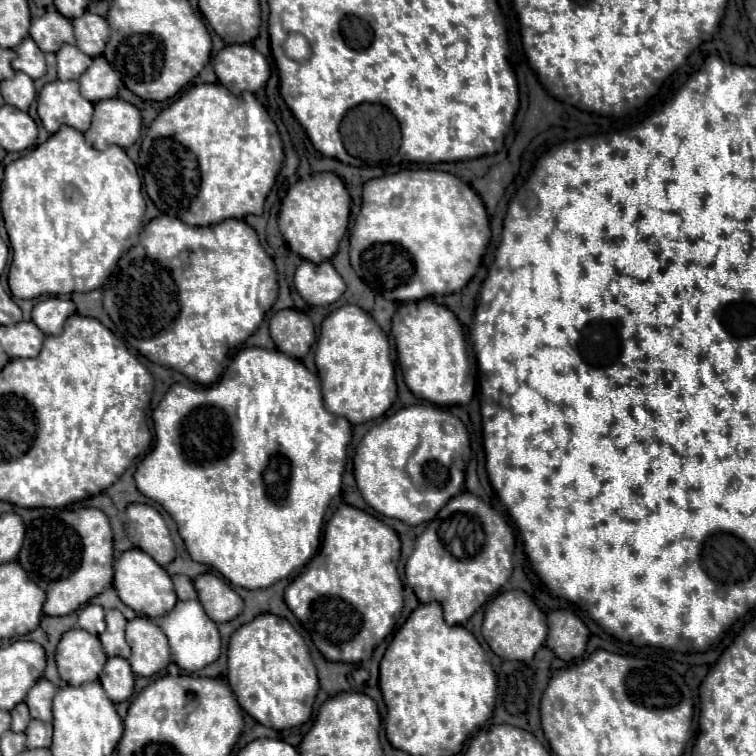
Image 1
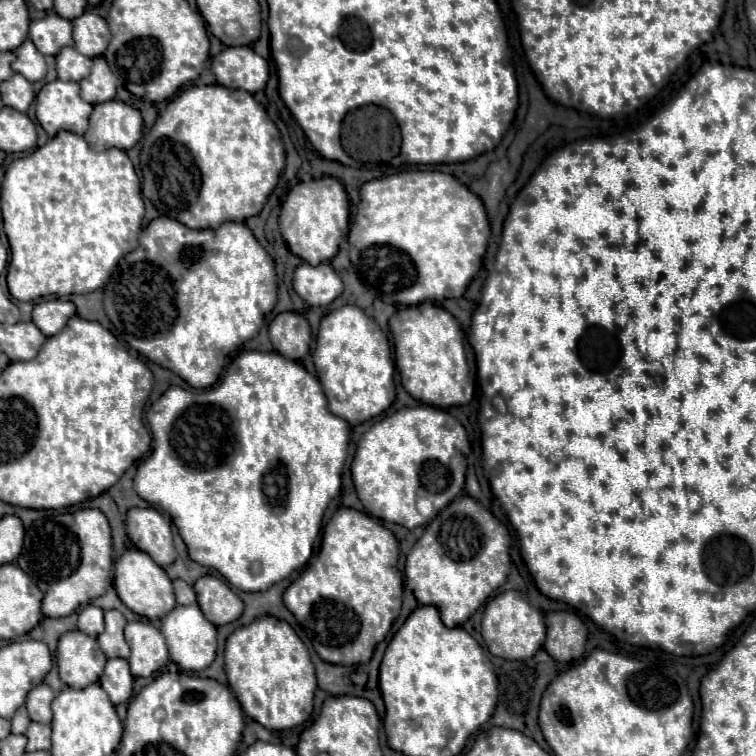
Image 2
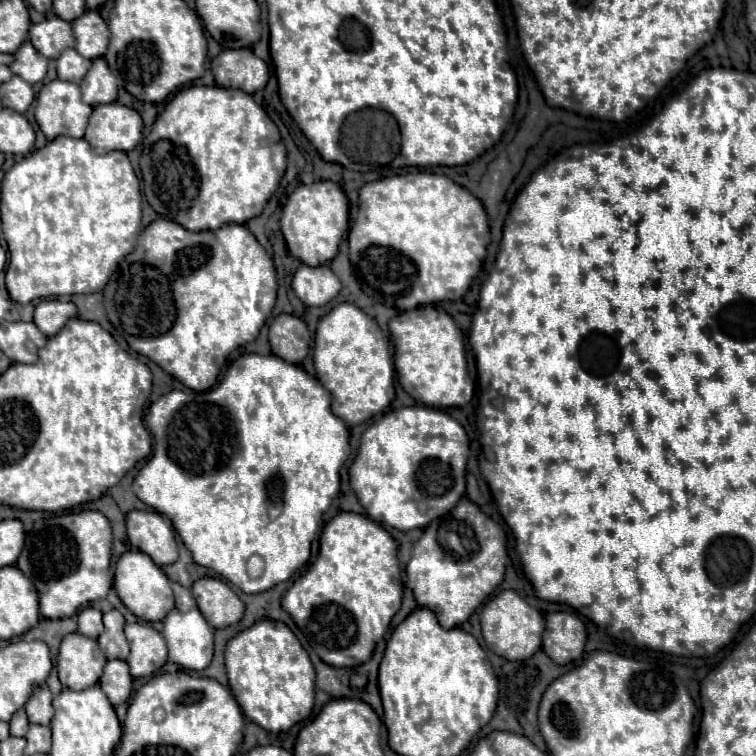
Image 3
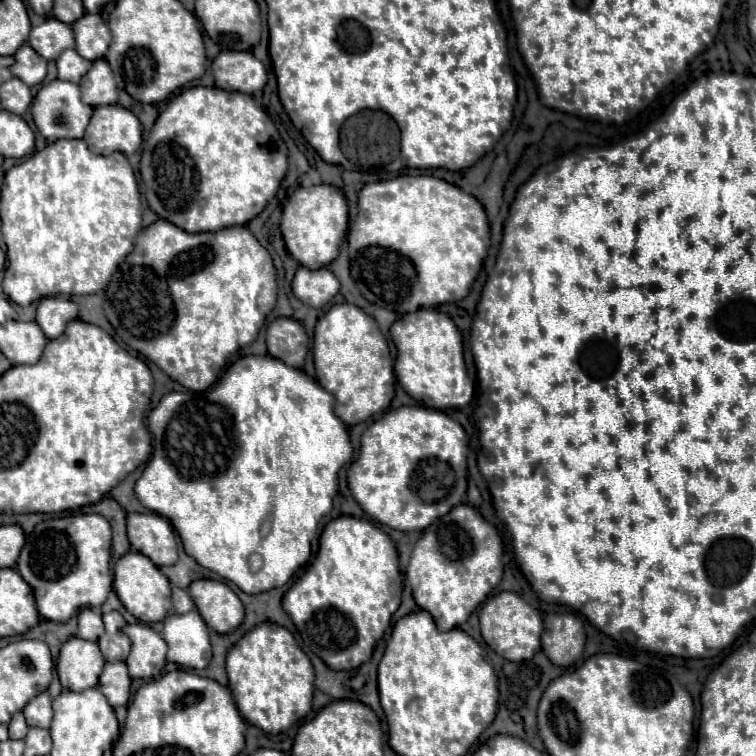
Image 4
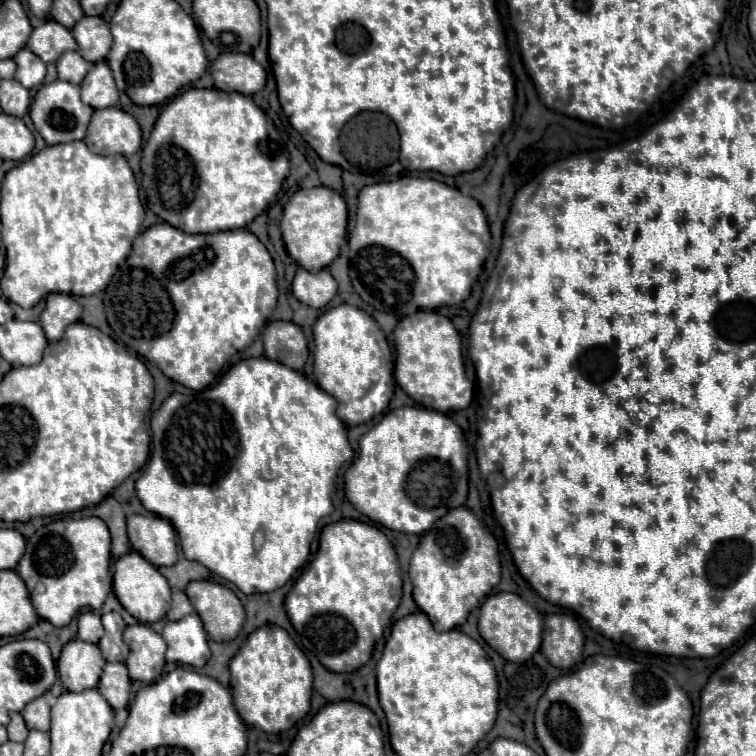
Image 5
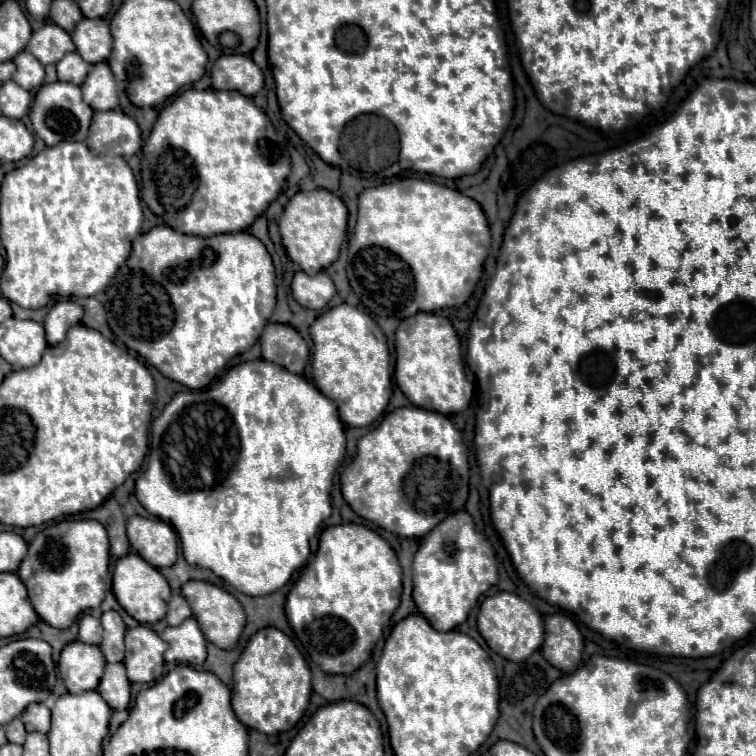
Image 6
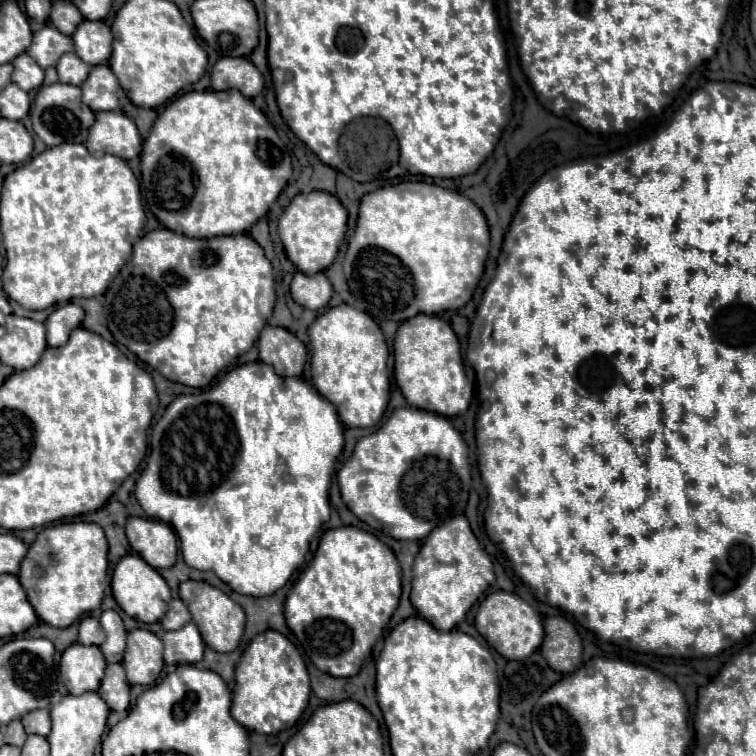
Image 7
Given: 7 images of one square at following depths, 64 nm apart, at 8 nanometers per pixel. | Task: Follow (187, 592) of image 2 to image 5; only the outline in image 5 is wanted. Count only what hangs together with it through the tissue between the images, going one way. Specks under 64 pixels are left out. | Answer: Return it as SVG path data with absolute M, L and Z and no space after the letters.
M174 592L172 594L172 602L170 602L170 610L168 610L166 618L168 620L180 620L180 618L192 614L192 612L194 612L194 608L192 608L188 596L184 592Z

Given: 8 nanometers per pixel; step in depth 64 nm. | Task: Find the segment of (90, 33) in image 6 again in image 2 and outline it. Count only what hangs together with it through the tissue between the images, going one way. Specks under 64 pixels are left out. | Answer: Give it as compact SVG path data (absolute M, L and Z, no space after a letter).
M88 10L80 18L72 20L72 24L74 24L76 50L88 58L102 56L108 46L108 40L112 38L106 20Z

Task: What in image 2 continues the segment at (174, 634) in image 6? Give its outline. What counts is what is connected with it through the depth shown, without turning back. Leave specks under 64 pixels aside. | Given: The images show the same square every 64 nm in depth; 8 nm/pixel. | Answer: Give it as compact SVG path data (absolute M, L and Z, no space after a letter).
M198 604L176 606L168 616L162 618L162 632L170 650L170 660L188 672L204 670L212 664L216 656L216 626L204 618Z

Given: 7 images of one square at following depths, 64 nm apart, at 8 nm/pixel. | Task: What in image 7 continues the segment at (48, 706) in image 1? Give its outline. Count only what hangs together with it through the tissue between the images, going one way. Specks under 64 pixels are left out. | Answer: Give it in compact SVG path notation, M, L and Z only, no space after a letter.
M32 710L20 722L24 724L26 734L48 736L48 732L50 732L50 714L48 714L48 710Z

